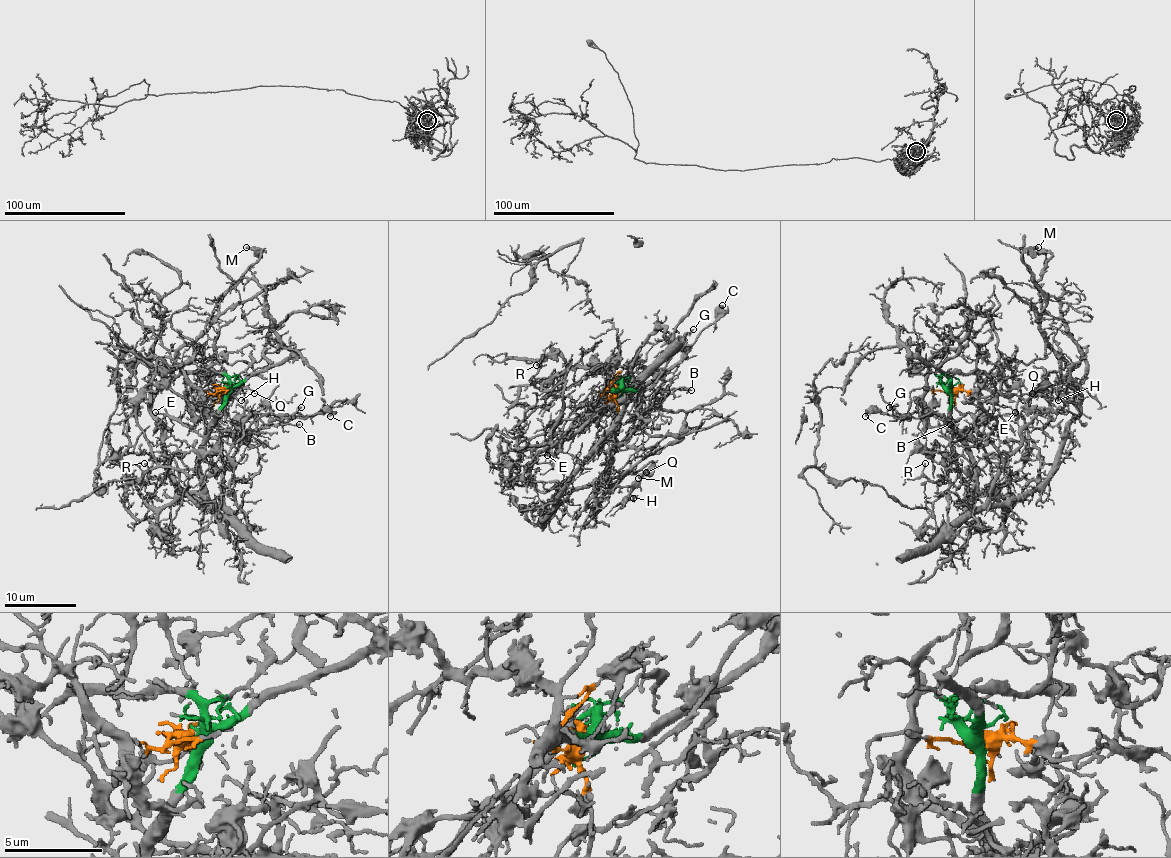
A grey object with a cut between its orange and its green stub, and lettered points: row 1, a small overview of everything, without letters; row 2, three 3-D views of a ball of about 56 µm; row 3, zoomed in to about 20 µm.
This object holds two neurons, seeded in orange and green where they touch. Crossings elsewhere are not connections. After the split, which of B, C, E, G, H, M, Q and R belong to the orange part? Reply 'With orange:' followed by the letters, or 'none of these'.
With orange: C, G, H, Q

